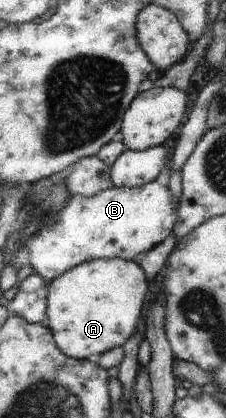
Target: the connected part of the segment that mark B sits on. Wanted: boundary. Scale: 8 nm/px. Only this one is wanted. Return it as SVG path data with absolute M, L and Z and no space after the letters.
M159 181L151 182L140 188L113 185L100 191L96 196L71 196L66 206L63 206L52 216L50 213L46 224L43 224L38 232L26 239L24 247L26 251L23 256L25 262L32 265L33 273L39 274L50 283L59 279L75 266L91 260L123 258L131 261L139 253L149 252L155 245L163 243L174 232L177 220L178 202L175 207L173 193L167 189L167 186L161 185Z

